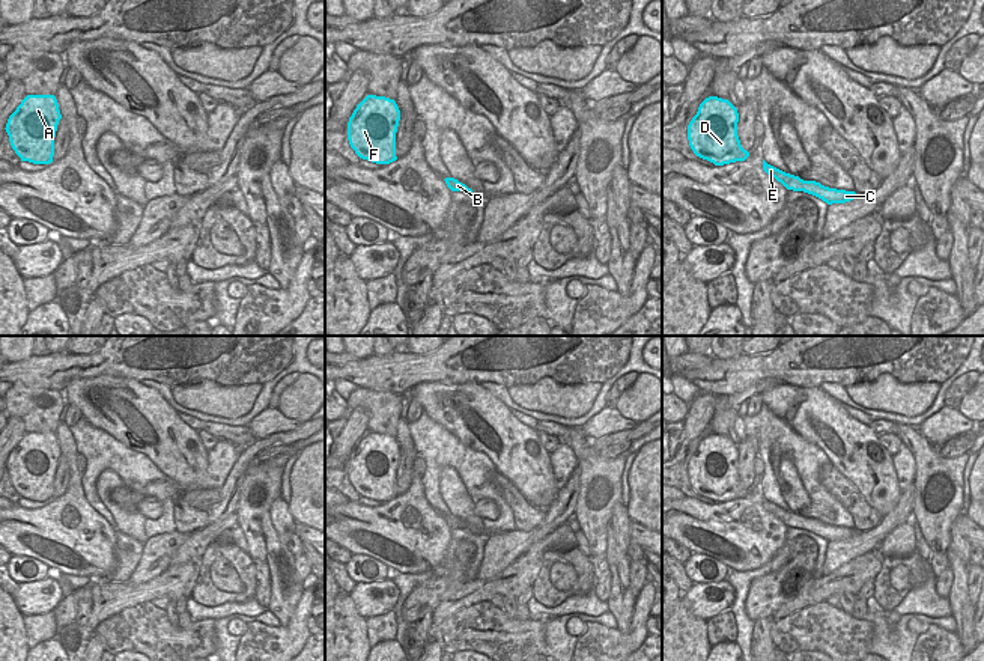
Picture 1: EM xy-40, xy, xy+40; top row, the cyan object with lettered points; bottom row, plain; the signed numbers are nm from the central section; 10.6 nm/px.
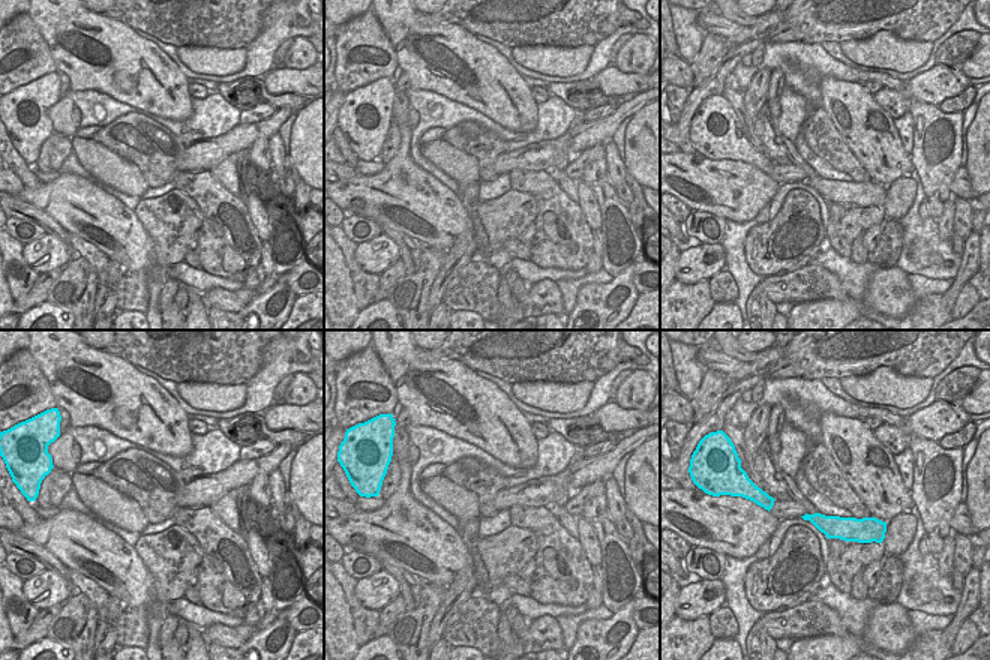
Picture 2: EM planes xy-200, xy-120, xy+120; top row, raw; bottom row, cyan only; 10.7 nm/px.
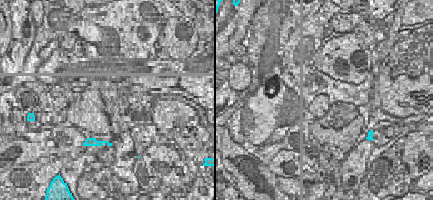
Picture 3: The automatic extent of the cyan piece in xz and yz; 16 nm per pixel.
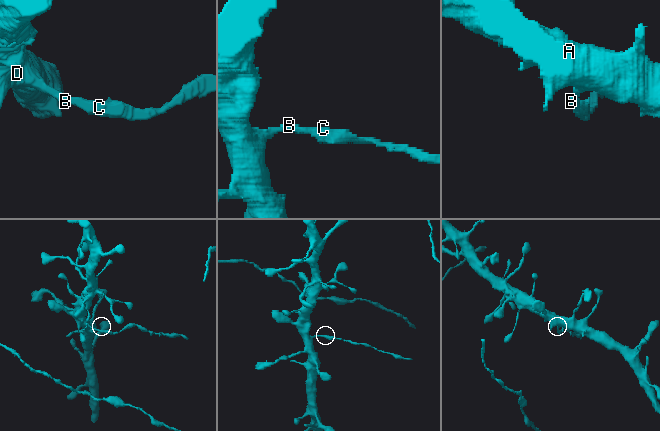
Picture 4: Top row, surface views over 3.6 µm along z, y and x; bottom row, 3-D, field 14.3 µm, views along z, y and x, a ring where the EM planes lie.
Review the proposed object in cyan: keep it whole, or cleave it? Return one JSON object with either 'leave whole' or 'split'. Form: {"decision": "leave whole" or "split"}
{"decision": "split"}

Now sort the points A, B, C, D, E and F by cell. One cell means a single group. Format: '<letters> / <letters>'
A D E F / B C

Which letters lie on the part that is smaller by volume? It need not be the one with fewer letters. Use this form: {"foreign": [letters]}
{"foreign": ["B", "C"]}

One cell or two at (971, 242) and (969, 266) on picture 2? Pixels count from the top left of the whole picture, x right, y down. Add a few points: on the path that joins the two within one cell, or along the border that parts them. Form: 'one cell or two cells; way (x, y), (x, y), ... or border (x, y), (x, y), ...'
one cell; way (971, 248), (969, 260)

